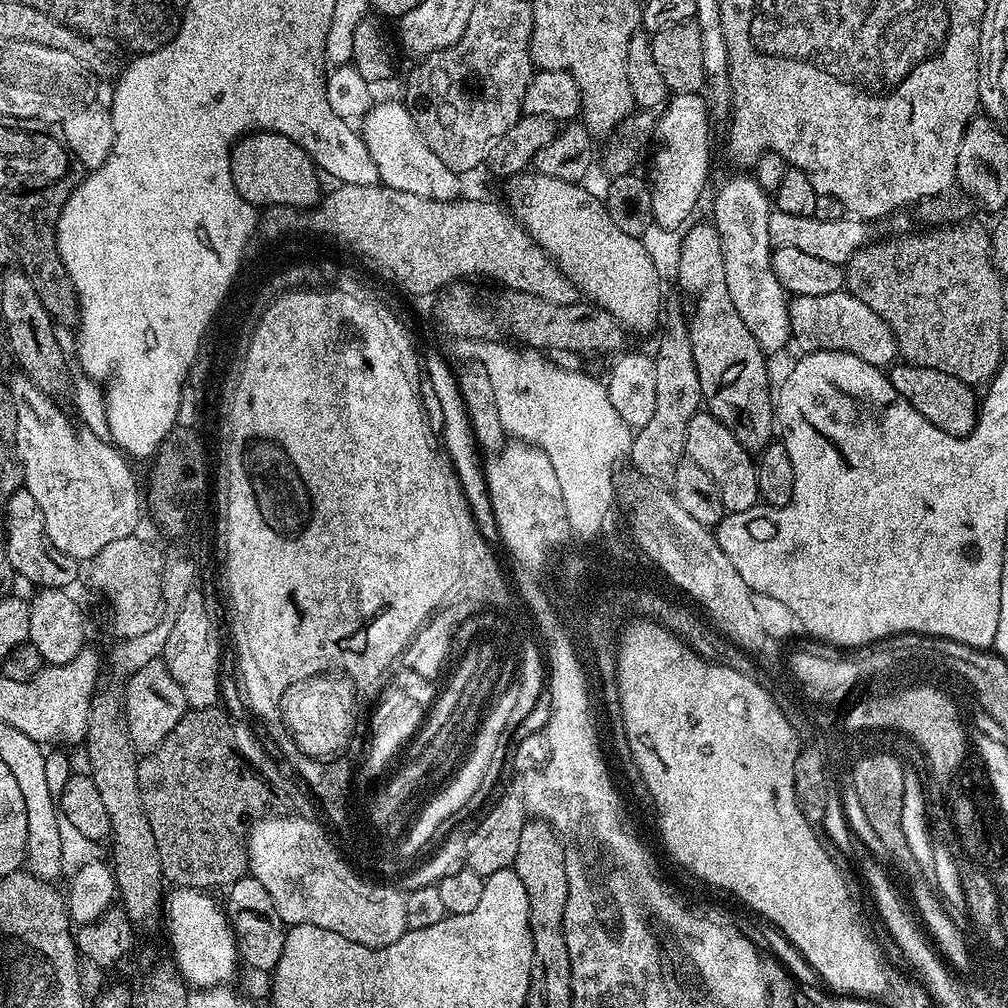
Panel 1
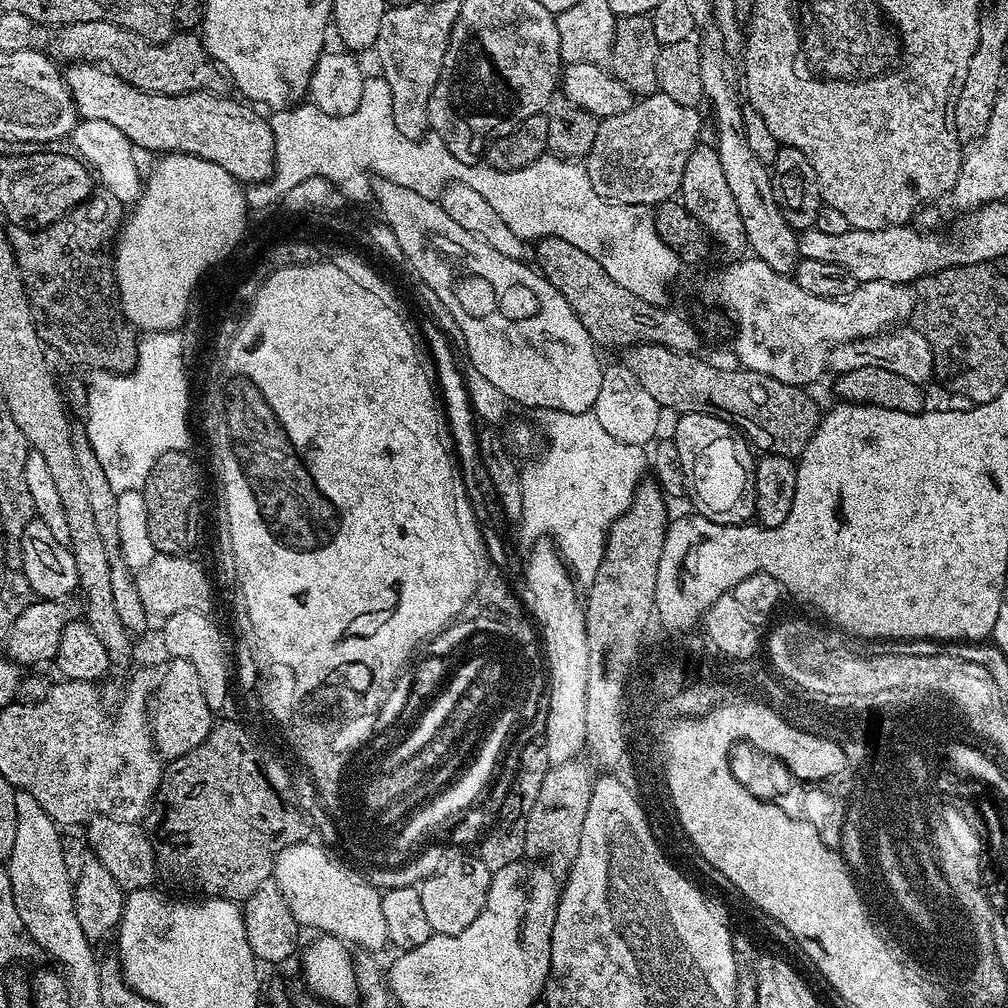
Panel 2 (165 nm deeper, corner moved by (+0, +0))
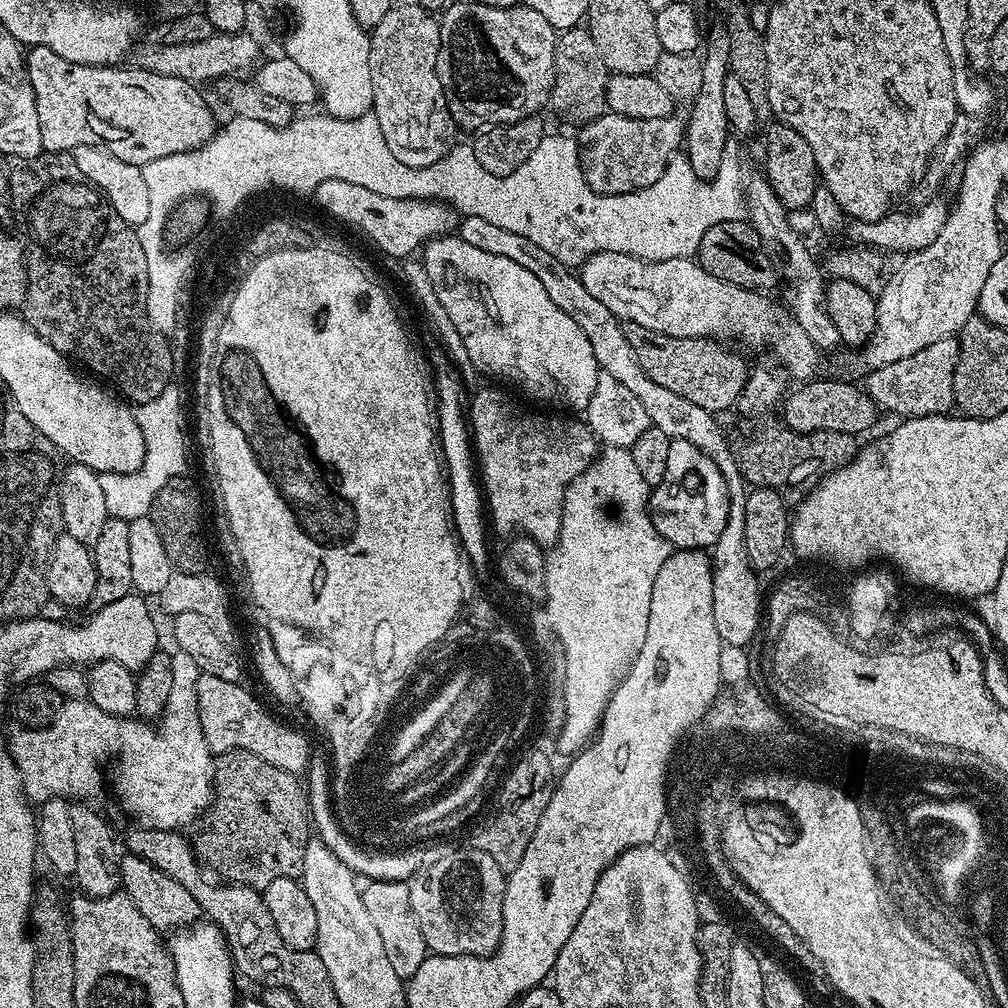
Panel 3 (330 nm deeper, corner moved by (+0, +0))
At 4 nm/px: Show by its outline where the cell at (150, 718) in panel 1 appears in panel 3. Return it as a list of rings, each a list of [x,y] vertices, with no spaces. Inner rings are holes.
[[[203,674],[197,678],[196,710],[208,748],[214,754],[244,748],[270,762],[270,766],[278,766],[278,770],[300,774],[308,764],[307,738],[298,729],[275,720],[242,685]]]

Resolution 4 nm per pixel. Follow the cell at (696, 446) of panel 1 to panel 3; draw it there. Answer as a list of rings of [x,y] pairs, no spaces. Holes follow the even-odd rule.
[[[672,440],[670,451],[666,454],[666,474],[662,474],[662,482],[651,489],[648,497],[648,510],[652,517],[652,525],[657,534],[673,549],[695,548],[711,549],[718,542],[728,517],[728,487],[724,475],[718,466],[698,446],[685,440]]]

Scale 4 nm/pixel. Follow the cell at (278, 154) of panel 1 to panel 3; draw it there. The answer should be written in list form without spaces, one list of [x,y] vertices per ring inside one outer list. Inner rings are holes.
[[[31,45],[24,57],[26,83],[34,94],[38,112],[38,134],[42,136],[44,152],[67,152],[73,148],[104,147],[122,162],[145,165],[154,158],[182,154],[207,144],[218,131],[201,90],[195,83],[180,77],[152,73],[135,66],[105,66],[103,64],[71,64],[46,46]]]

